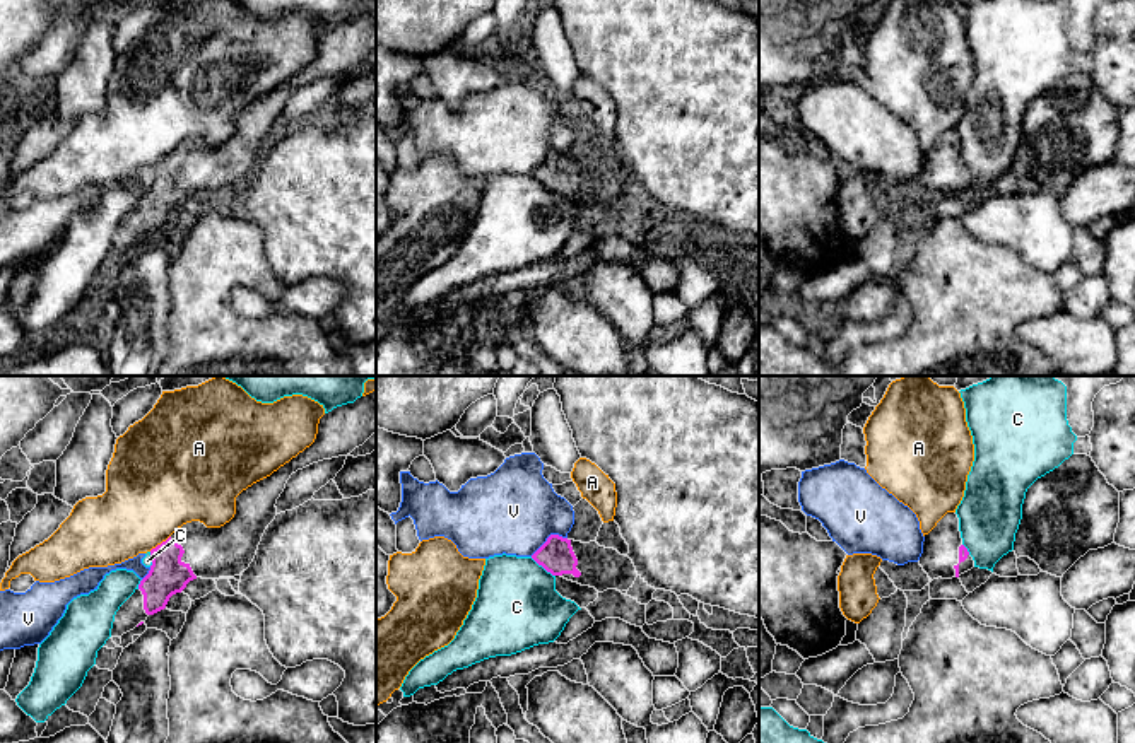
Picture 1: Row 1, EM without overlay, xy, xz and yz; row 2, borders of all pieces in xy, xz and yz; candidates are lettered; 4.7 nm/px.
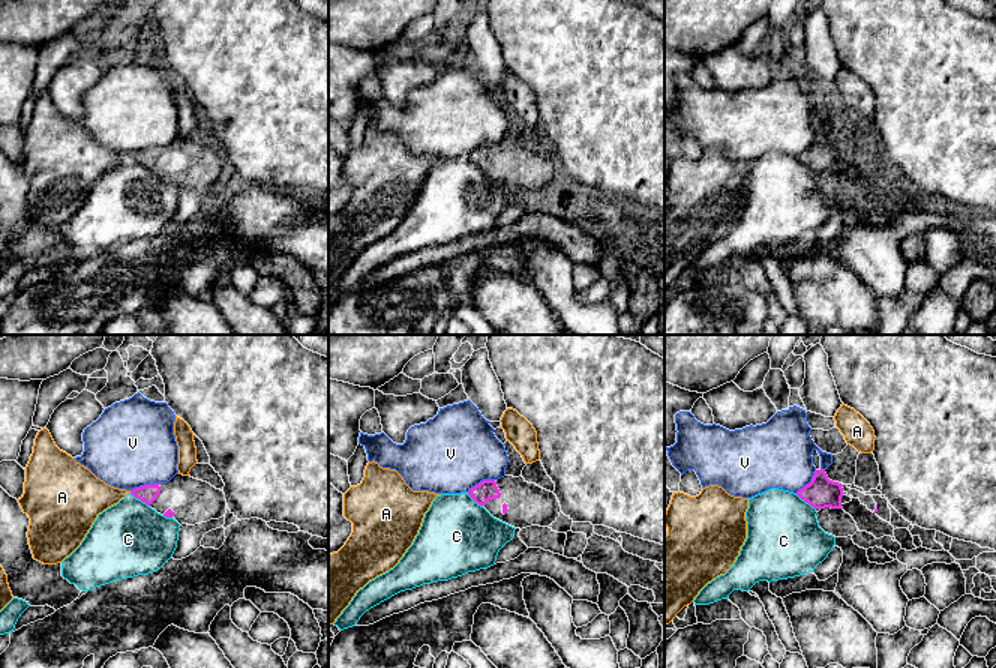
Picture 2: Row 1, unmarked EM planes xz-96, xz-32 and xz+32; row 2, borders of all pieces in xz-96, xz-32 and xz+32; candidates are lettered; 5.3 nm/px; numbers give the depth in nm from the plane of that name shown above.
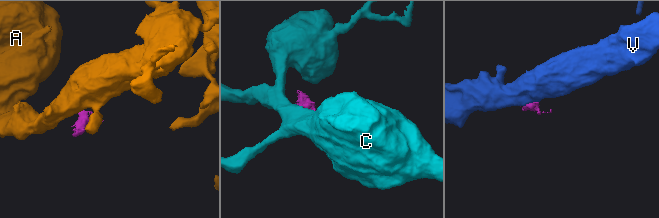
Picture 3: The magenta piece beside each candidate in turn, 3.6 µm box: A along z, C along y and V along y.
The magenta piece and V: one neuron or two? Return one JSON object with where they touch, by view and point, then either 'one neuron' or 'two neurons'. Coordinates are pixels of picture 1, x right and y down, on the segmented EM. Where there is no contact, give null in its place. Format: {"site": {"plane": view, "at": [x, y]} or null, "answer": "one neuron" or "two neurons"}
{"site": {"plane": "xz", "at": [547, 538]}, "answer": "two neurons"}

